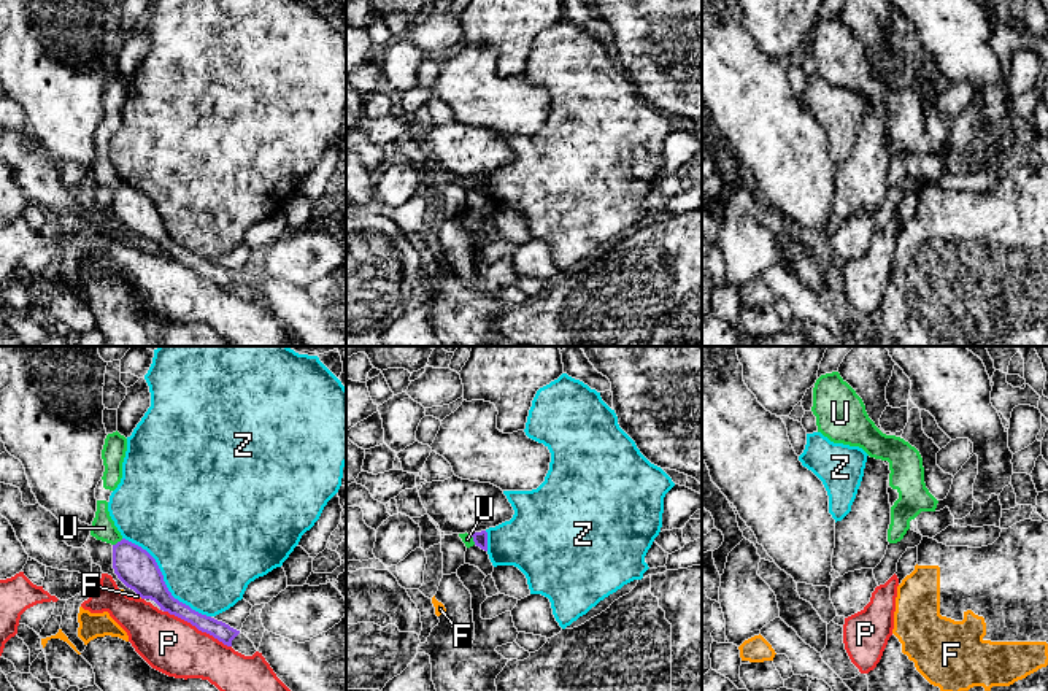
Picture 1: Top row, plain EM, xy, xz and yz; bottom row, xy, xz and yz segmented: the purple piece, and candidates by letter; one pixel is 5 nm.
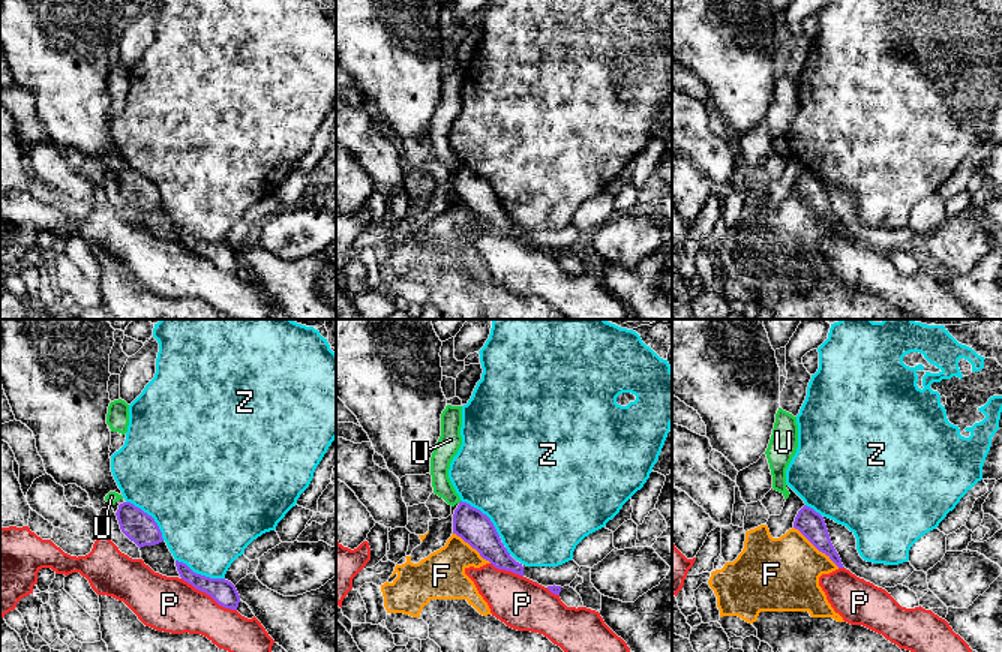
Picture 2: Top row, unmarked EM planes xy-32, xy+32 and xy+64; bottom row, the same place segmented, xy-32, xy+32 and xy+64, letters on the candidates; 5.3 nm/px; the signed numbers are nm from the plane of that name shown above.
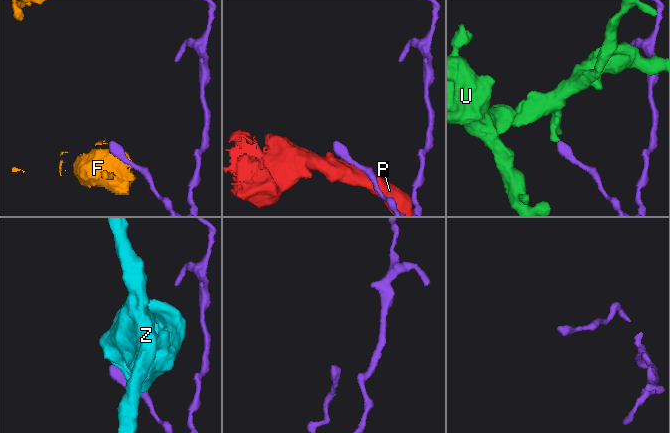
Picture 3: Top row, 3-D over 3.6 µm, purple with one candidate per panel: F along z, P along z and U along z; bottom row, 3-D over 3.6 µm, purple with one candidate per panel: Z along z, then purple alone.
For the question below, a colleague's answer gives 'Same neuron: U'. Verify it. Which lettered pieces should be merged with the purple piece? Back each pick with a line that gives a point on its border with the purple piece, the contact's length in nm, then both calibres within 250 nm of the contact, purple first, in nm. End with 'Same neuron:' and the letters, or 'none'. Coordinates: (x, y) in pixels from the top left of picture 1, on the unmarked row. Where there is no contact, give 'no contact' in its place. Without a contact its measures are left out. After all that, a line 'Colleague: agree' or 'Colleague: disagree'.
Same neuron: none
Colleague: disagree

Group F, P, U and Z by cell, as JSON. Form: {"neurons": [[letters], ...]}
{"neurons": [["F"], ["P"], ["U"], ["Z"]]}

